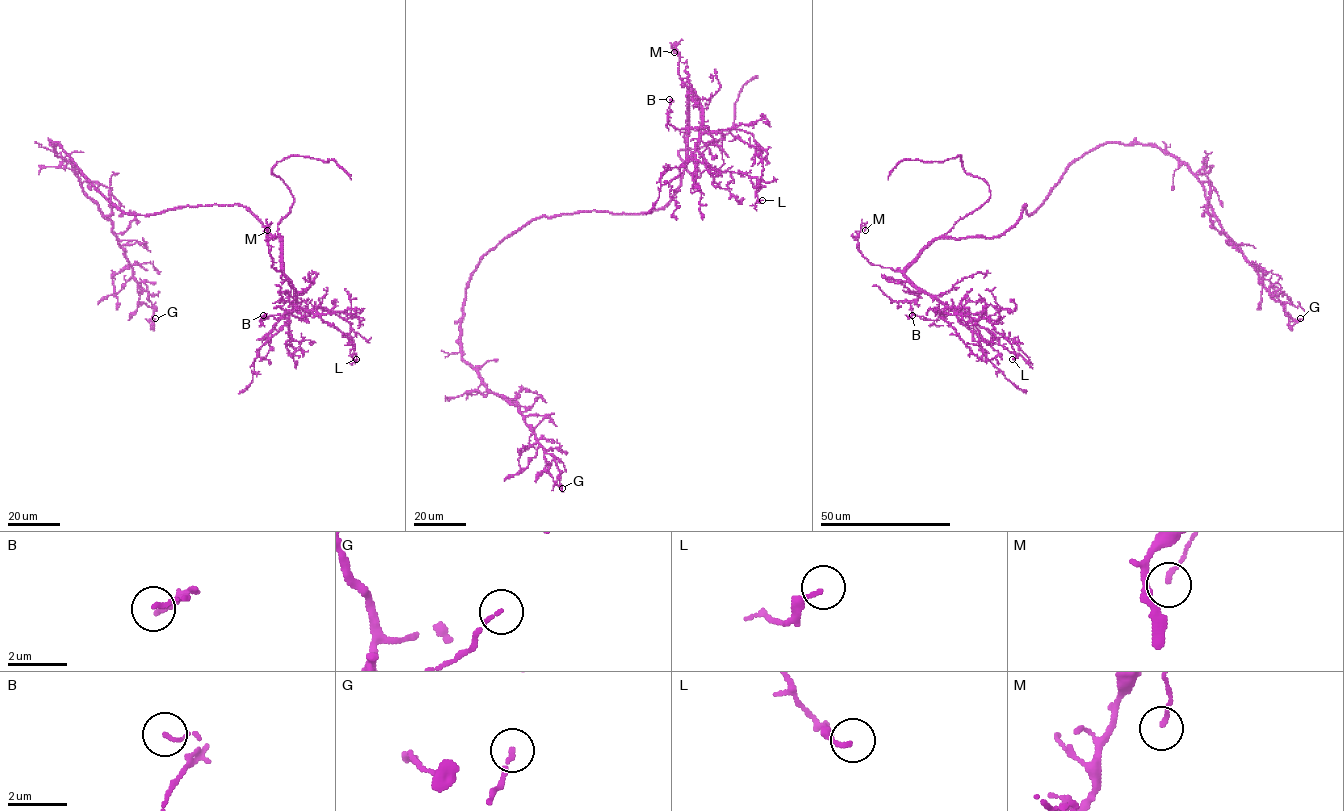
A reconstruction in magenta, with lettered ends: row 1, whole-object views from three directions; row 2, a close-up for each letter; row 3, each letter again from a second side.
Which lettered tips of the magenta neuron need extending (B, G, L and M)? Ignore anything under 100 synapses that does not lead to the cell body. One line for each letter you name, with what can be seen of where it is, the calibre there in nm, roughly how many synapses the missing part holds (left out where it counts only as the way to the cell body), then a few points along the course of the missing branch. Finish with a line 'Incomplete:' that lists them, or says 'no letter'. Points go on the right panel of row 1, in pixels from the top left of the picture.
Incomplete: no letter

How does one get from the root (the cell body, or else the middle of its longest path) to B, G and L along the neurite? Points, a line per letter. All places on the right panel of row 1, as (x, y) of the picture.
B: (1029, 215), (1026, 204), (997, 236), (935, 238), (905, 275), (939, 302), (941, 316), (912, 315)
G: (1029, 215), (1063, 172), (1096, 148), (1152, 144), (1196, 177), (1222, 230), (1283, 306), (1289, 323), (1300, 318)
L: (1029, 215), (1026, 204), (997, 236), (936, 238), (905, 272), (967, 316), (978, 318), (983, 307), (1012, 359)

